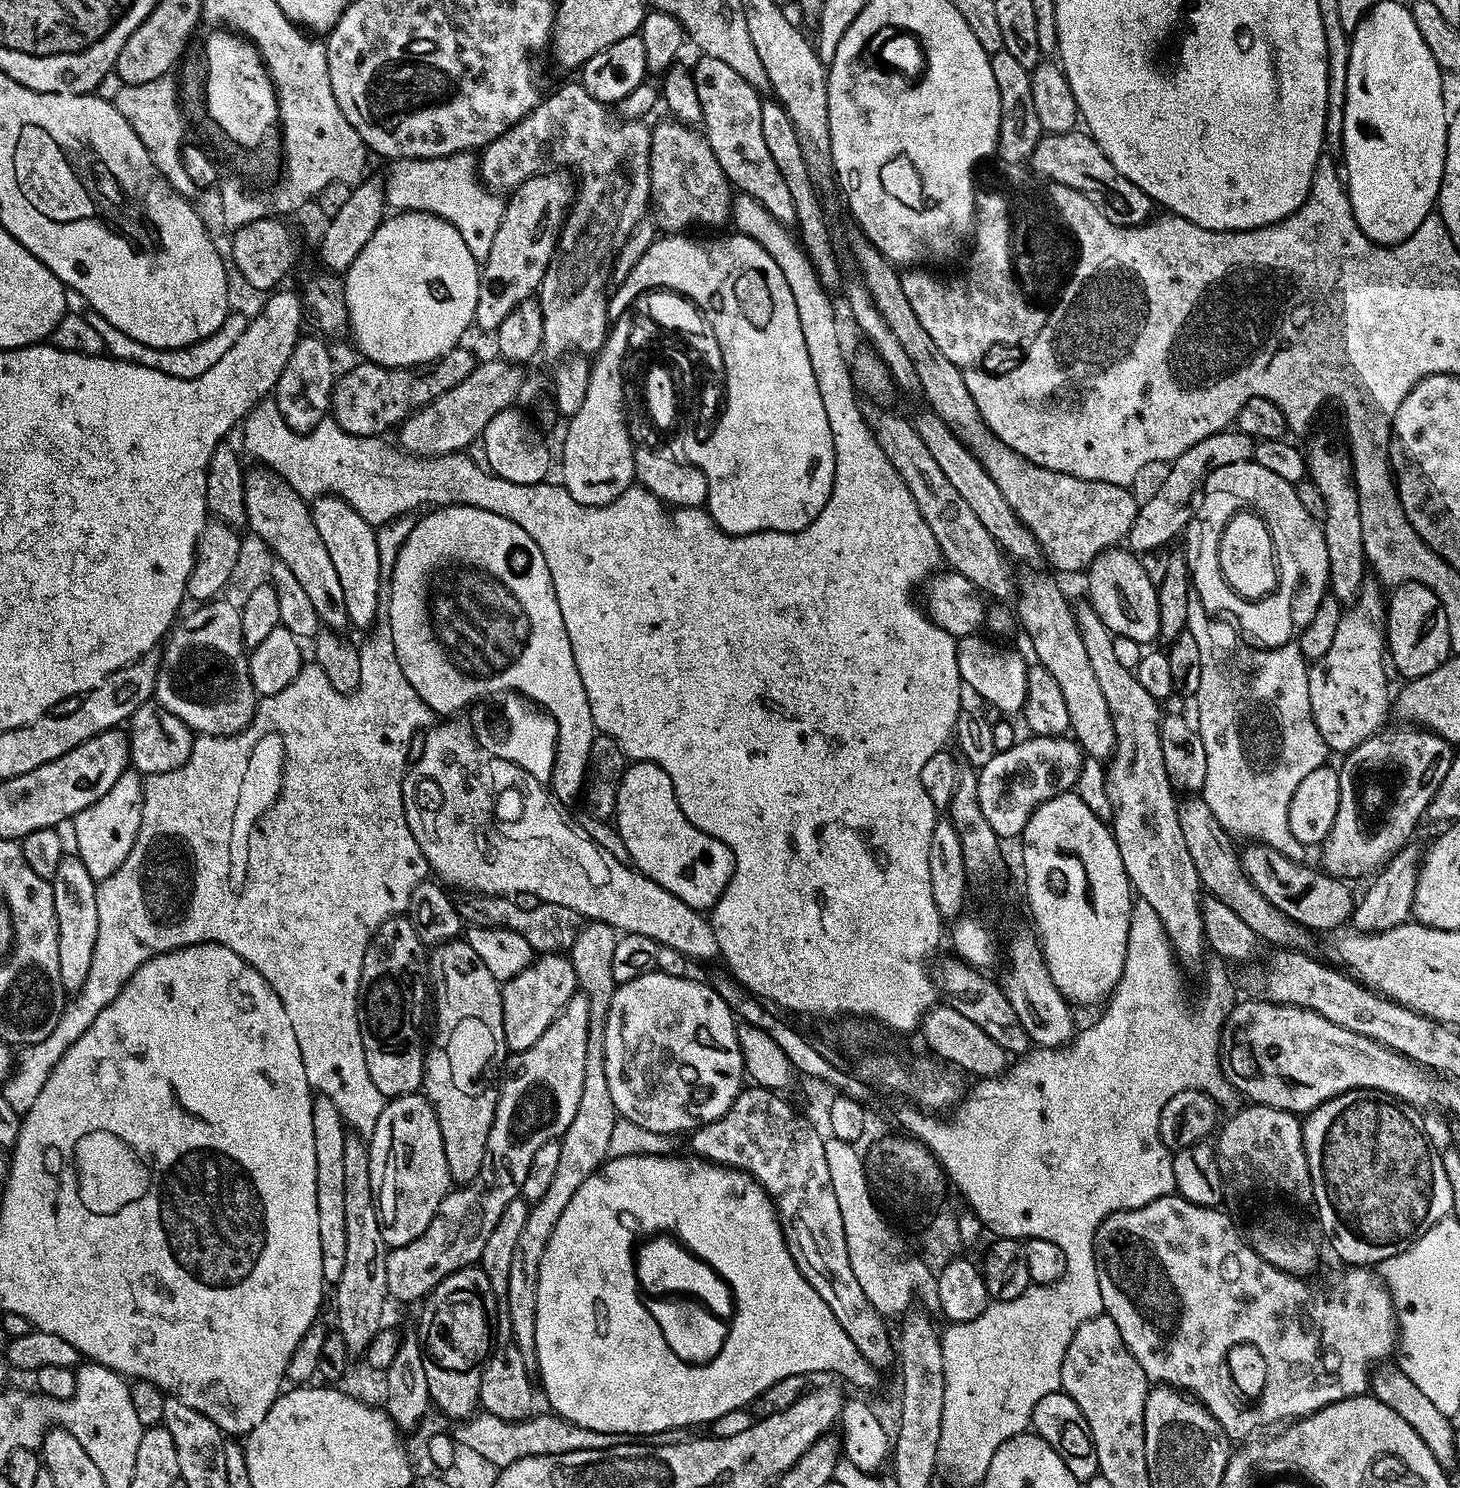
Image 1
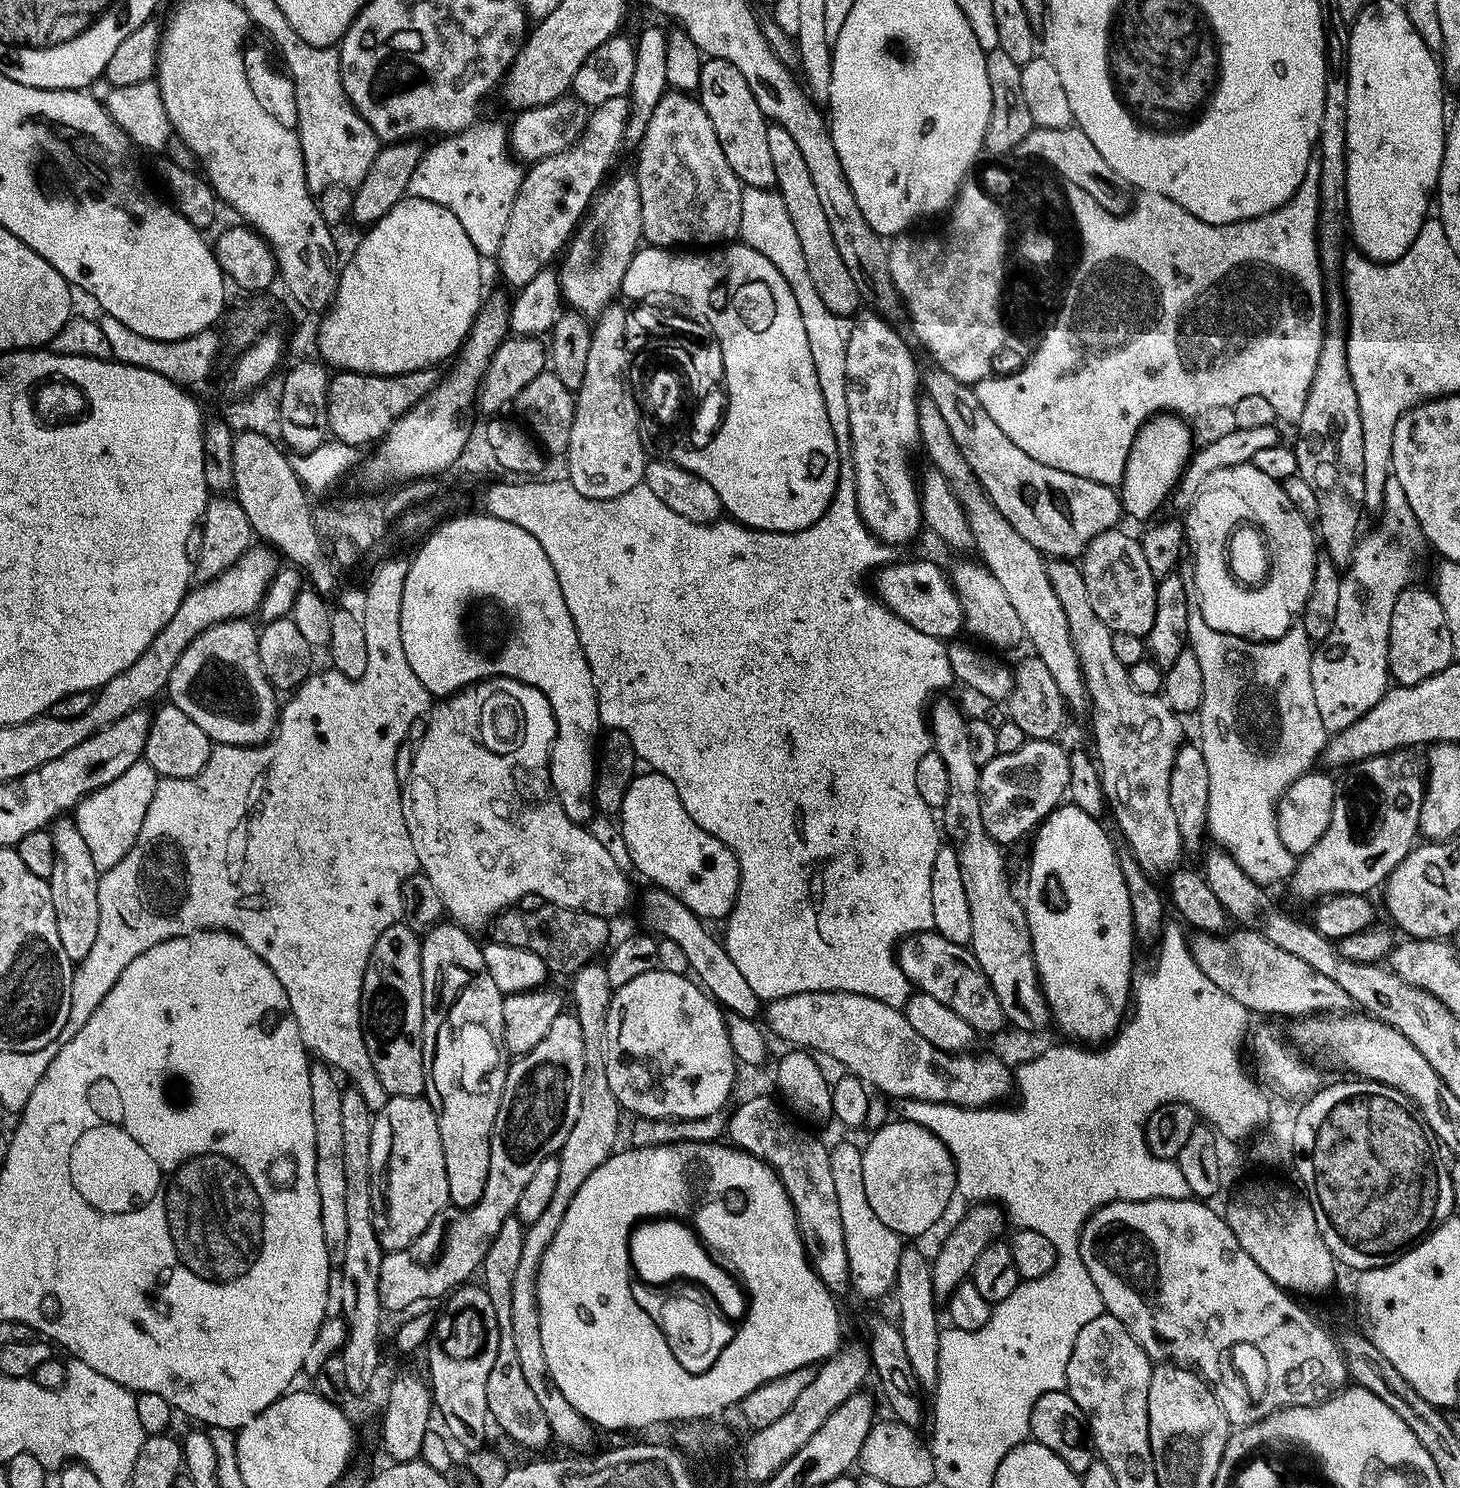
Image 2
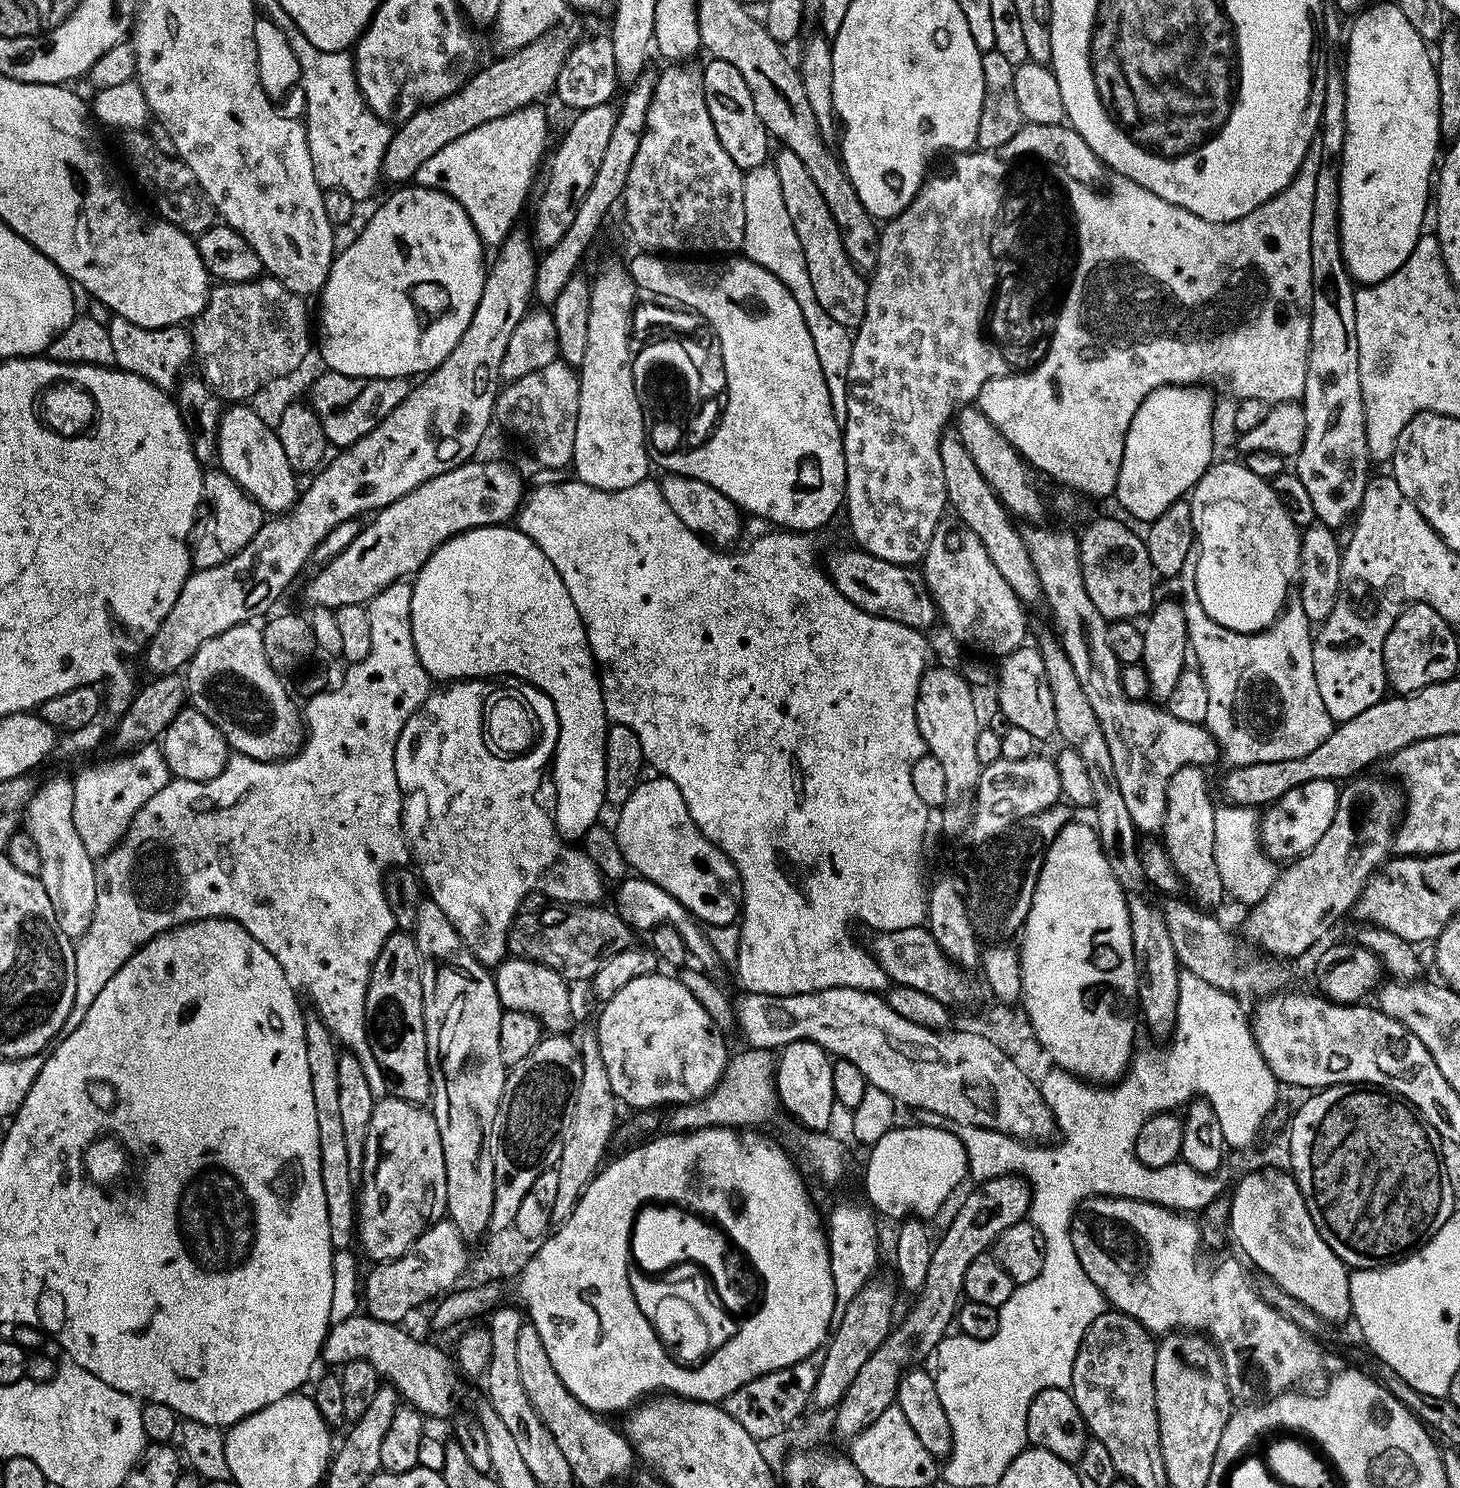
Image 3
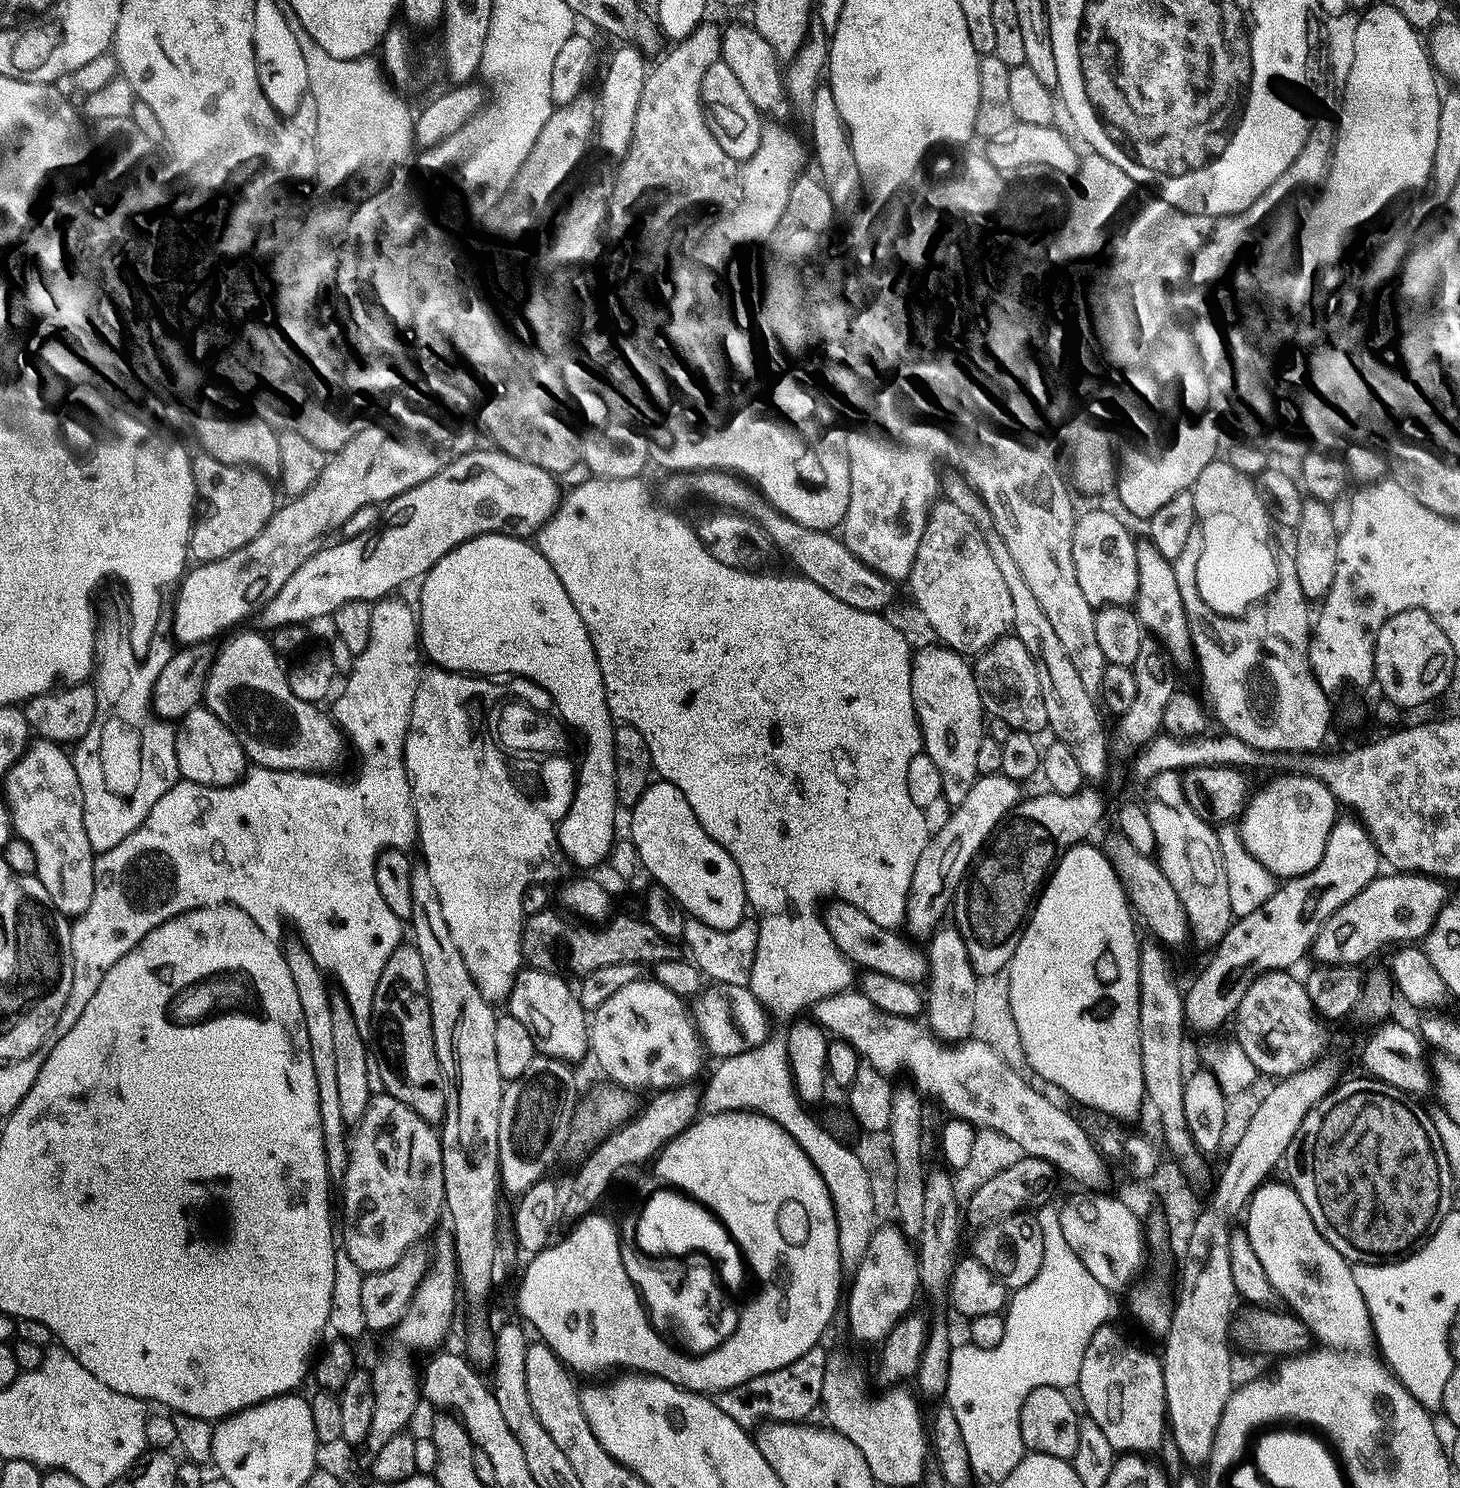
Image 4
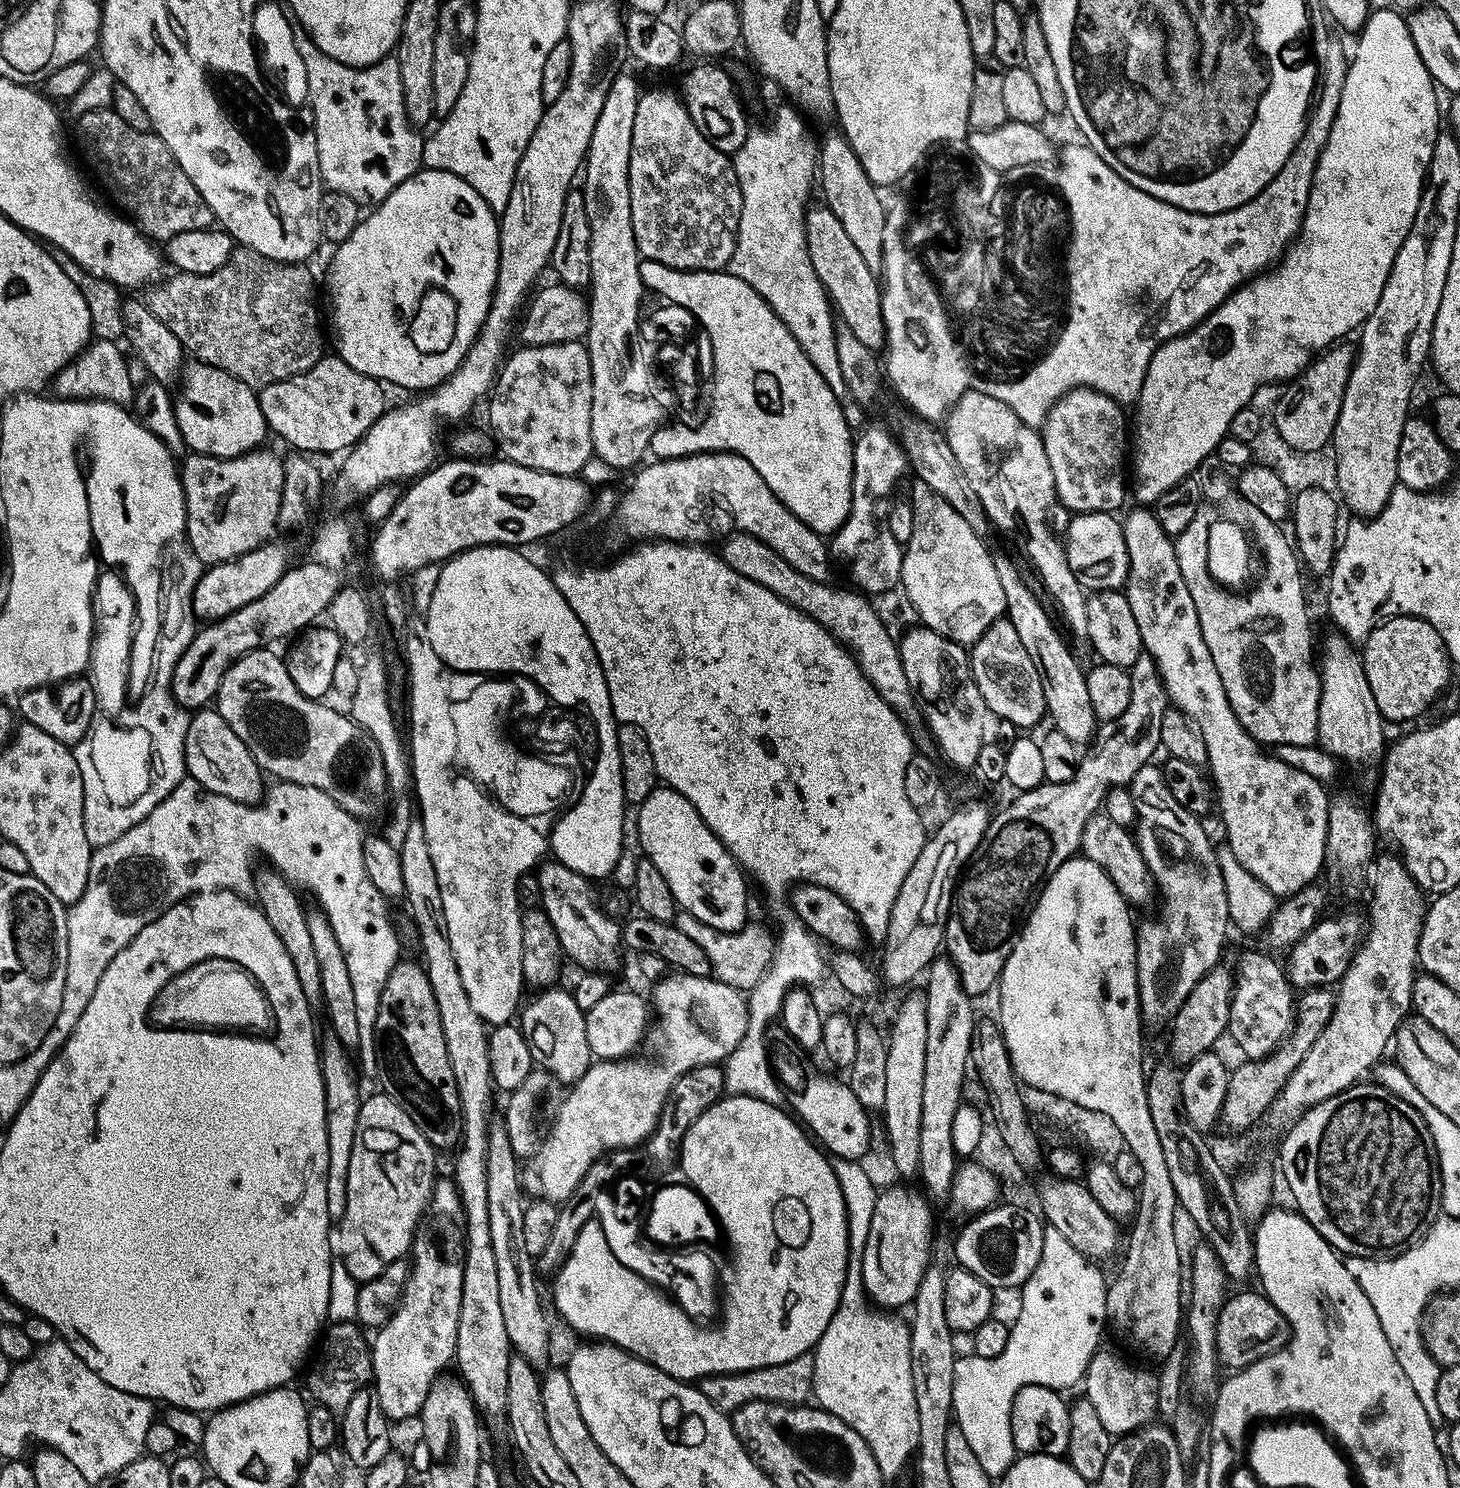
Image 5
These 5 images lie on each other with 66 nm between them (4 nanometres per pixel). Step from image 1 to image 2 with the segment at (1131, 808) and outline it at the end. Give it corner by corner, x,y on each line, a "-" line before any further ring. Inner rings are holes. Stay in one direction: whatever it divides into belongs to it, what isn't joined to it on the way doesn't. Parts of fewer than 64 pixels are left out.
1052,560
1047,565
1050,582
1054,592
1062,602
1069,623
1070,638
1081,662
1081,674
1085,678
1090,701
1090,717
1092,716
1092,732
1096,735
1095,759
1098,761
1101,784
1104,796
1110,807
1111,815
1116,815
1116,824
1124,835
1127,851
1131,852
1139,862
1143,872
1153,878
1167,877
1181,867
1183,856
1186,856
1186,845
1178,830
1178,818
1174,814
1174,806
1170,806
1170,778
1174,770
1176,756
1181,750
1184,740
1184,728
1181,717
1173,712
1168,701
1160,696
1138,694
1134,686
1130,686
1128,668
1114,658
1113,633
1098,618
1090,603
1090,590
1086,590
1086,578
1081,565
1071,560

